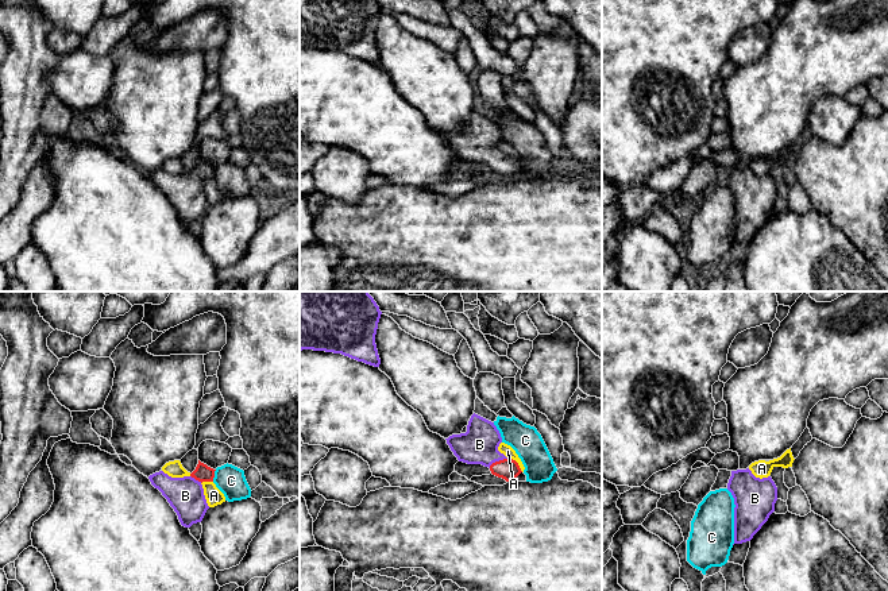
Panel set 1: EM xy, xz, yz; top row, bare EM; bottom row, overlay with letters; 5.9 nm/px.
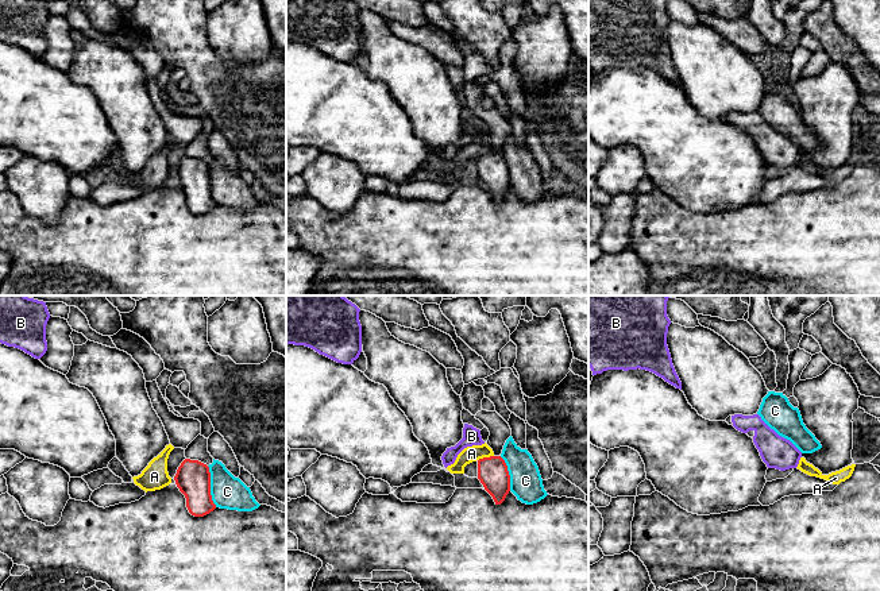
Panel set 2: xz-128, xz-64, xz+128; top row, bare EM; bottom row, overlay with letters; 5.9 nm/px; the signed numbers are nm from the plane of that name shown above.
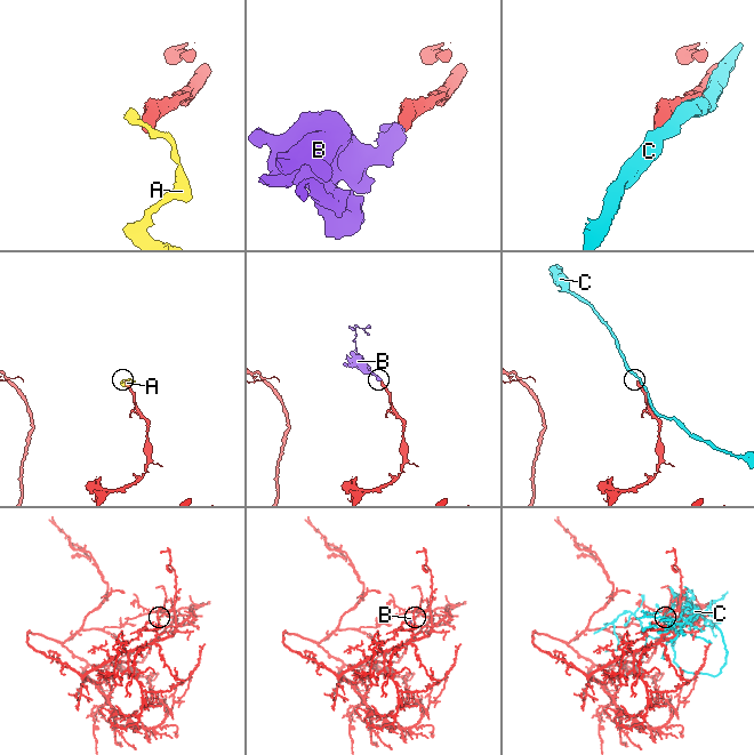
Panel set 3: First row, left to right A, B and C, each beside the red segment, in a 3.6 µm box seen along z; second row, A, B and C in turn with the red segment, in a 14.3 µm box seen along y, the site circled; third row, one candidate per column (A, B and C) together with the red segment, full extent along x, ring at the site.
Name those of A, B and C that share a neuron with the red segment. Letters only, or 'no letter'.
B

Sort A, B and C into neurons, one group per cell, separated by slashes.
A / B / C

